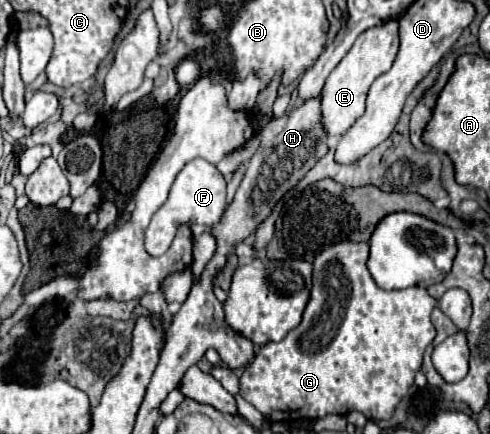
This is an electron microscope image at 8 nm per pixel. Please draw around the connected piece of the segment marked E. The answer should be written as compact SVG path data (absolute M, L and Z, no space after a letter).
M395 19L367 29L355 39L351 51L341 59L341 63L327 77L327 83L321 93L323 119L329 135L345 133L363 115L365 99L371 83L375 81L375 77L391 69L397 51L399 51L399 23Z

